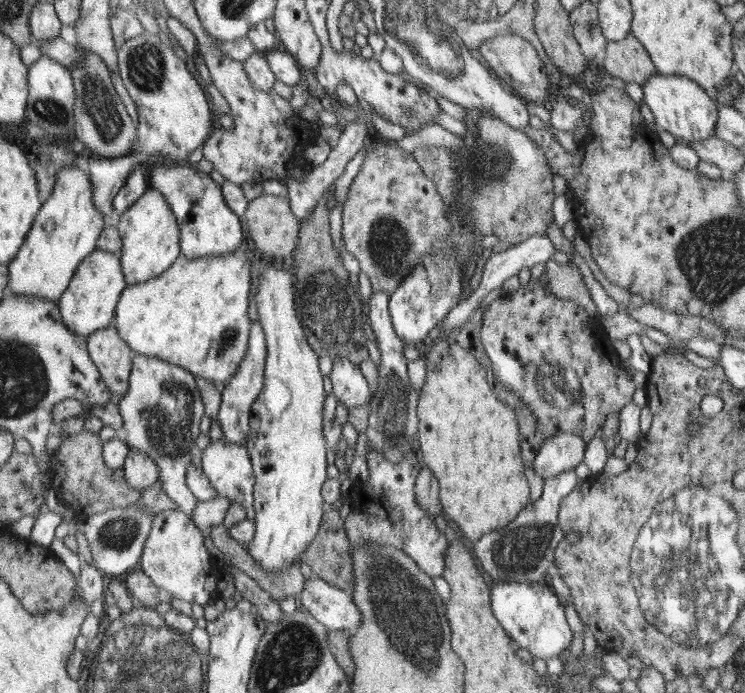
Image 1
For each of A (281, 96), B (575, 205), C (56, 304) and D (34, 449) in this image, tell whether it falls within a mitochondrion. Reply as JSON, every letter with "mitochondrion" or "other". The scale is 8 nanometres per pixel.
{"A":"other","B":"other","C":"other","D":"other"}

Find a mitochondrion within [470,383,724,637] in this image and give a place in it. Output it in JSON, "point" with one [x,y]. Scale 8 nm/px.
{"point":[517,553]}

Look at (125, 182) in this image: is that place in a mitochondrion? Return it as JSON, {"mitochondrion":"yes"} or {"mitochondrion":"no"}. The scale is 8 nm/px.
{"mitochondrion":"no"}

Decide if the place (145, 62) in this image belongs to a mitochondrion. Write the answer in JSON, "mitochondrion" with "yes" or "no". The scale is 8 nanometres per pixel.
{"mitochondrion":"yes"}

